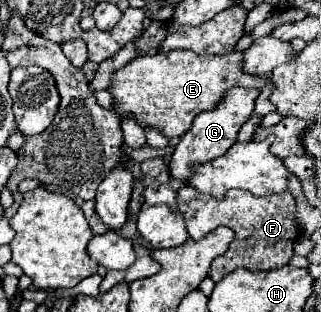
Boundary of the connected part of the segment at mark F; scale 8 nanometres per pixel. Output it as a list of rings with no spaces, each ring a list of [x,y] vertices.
[[[191,188],[185,194],[179,194],[181,214],[187,224],[187,232],[193,240],[203,238],[217,226],[227,226],[235,230],[235,240],[231,242],[227,252],[217,257],[211,265],[209,277],[215,283],[225,278],[235,268],[247,270],[273,270],[283,268],[293,258],[293,242],[299,236],[299,222],[295,218],[295,198],[291,192],[269,194],[263,198],[253,196],[251,192],[237,190],[235,196],[227,194],[223,200],[215,200],[213,196],[201,194]]]

